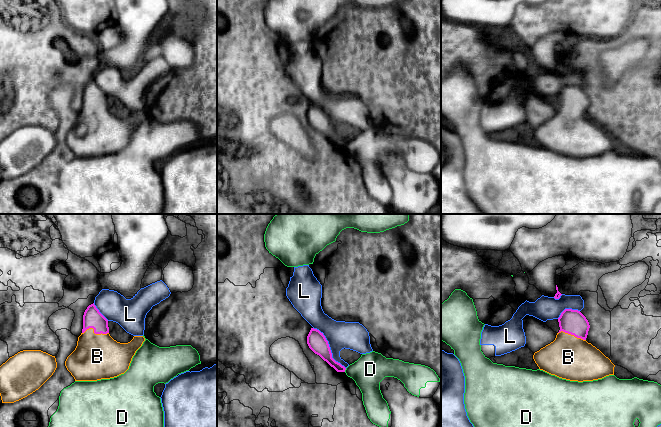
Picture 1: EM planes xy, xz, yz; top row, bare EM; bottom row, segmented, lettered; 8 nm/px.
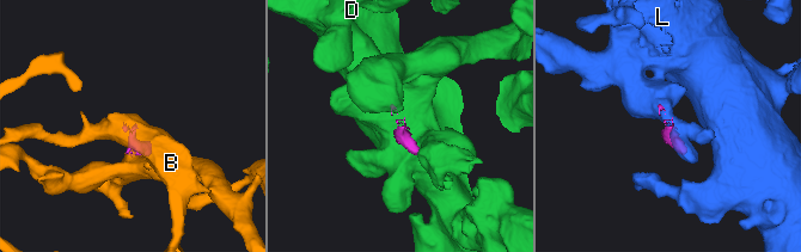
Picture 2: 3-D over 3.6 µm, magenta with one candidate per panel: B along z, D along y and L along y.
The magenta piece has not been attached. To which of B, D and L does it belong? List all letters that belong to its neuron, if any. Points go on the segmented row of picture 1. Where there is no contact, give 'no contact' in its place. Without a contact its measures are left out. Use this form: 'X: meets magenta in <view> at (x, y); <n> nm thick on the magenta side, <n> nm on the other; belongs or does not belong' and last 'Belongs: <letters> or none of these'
B: meets magenta in xy at (94, 332); 160 nm thick on the magenta side, 360 nm on the other; belongs
D: meets magenta in xz at (345, 369); 120 nm thick on the magenta side, 260 nm on the other; does not belong
L: meets magenta in xz at (329, 348); 150 nm thick on the magenta side, 220 nm on the other; does not belong
Belongs: B

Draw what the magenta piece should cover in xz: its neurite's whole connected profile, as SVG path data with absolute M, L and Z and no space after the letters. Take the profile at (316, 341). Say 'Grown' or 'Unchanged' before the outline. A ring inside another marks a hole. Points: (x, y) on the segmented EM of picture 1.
Unchanged. M311 328L307 336L307 344L315 354L319 355L337 372L345 372L346 368L332 358L328 341L319 330Z

